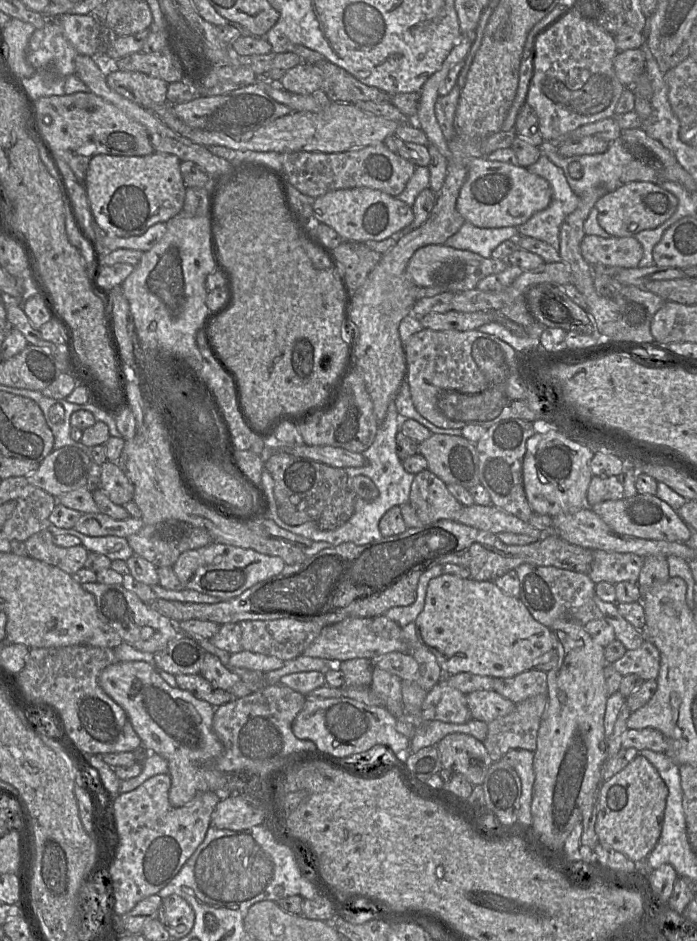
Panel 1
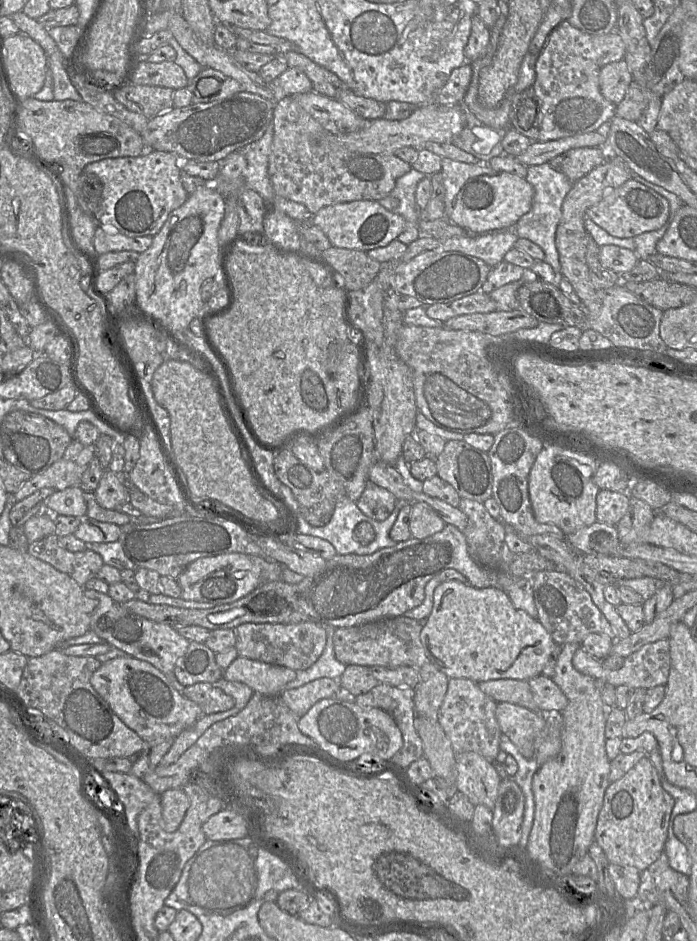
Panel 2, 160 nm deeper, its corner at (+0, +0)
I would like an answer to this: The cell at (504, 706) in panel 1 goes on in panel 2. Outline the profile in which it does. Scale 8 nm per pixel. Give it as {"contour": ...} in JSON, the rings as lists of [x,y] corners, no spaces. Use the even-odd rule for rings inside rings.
{"contour":[[[498,702],[495,715],[502,733],[515,744],[519,752],[527,759],[534,758],[534,740],[546,726],[546,714],[509,702]]]}

